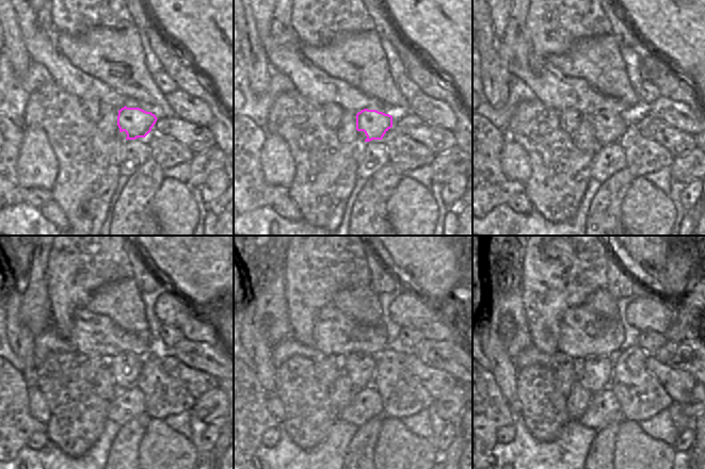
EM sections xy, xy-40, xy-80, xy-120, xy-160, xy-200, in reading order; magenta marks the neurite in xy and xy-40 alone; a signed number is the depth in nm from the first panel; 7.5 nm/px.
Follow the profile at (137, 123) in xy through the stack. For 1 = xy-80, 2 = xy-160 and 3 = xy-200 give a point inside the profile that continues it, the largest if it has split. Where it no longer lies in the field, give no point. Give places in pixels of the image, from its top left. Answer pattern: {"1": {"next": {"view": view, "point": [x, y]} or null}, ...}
{"1": {"next": {"view": "xy-80", "point": [613, 125]}}, "2": {"next": {"view": "xy-160", "point": [365, 361]}}, "3": {"next": {"view": "xy-200", "point": [603, 362]}}}

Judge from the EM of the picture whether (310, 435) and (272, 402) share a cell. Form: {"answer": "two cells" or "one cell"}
{"answer": "two cells"}

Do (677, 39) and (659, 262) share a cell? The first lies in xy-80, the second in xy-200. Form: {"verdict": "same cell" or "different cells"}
{"verdict": "same cell"}

